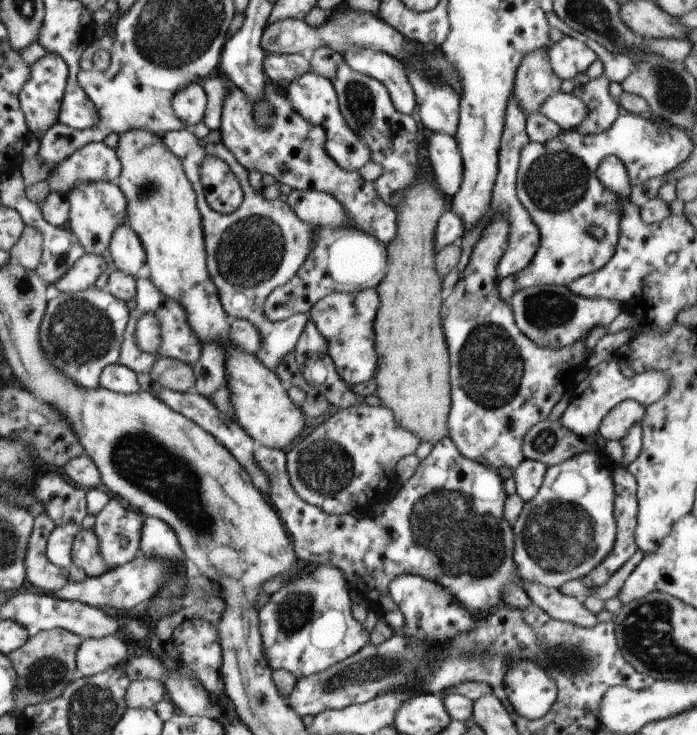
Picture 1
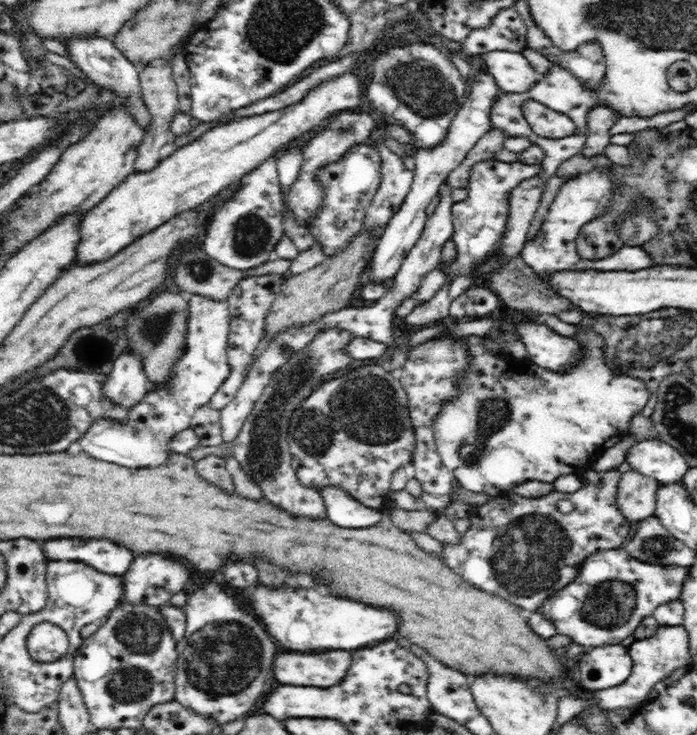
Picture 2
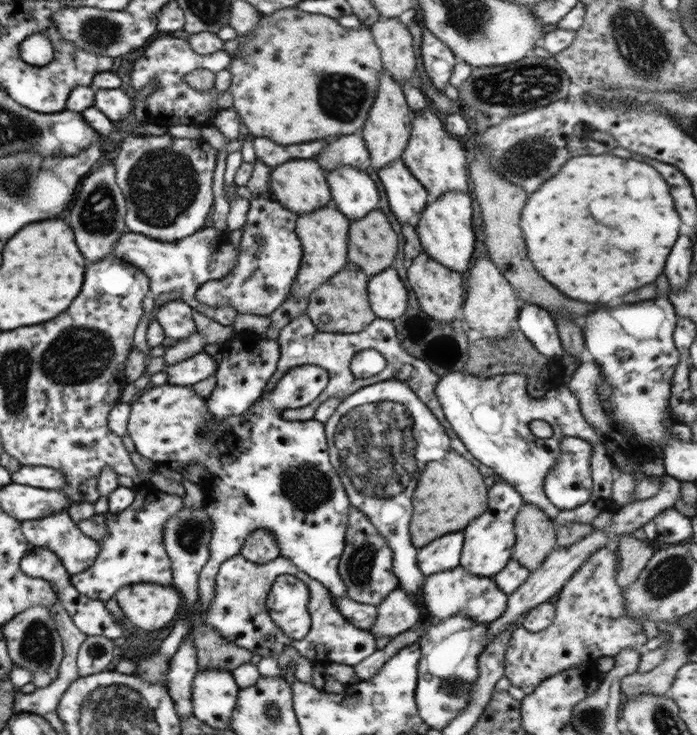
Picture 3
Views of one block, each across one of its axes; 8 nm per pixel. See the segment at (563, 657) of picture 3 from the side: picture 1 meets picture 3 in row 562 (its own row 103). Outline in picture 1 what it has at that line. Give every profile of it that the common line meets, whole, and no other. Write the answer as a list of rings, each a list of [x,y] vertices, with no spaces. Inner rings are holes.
[[[607,76],[591,80],[583,86],[575,84],[575,90],[571,94],[589,108],[587,116],[577,124],[575,132],[583,136],[595,136],[609,130],[609,126],[619,118],[621,108],[617,100],[609,94],[609,84],[611,80]]]

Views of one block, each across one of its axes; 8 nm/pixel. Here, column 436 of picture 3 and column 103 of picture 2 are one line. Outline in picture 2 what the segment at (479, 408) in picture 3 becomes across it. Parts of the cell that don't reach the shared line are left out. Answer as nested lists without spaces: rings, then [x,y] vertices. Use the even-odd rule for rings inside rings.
[[[122,352],[120,358],[114,362],[108,380],[102,386],[104,400],[112,404],[120,404],[124,408],[132,408],[134,404],[142,402],[146,394],[152,390],[150,380],[146,378],[142,358],[132,352]]]

